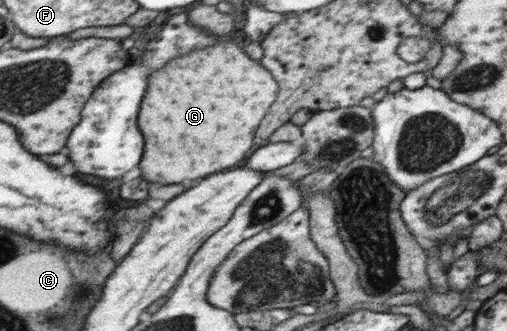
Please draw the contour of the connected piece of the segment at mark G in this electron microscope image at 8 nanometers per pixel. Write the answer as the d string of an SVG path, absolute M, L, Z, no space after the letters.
M223 42L173 58L173 62L167 62L149 76L149 90L145 92L145 102L141 102L141 130L145 130L145 138L149 138L149 146L145 146L145 166L141 166L143 178L159 184L179 184L225 170L247 158L253 148L255 130L276 100L278 90L278 82L269 70L251 60L237 44Z

